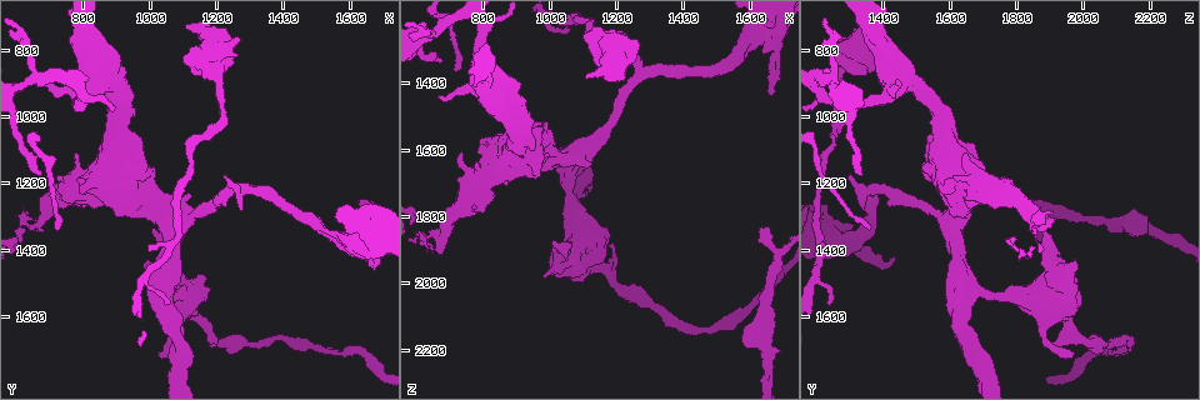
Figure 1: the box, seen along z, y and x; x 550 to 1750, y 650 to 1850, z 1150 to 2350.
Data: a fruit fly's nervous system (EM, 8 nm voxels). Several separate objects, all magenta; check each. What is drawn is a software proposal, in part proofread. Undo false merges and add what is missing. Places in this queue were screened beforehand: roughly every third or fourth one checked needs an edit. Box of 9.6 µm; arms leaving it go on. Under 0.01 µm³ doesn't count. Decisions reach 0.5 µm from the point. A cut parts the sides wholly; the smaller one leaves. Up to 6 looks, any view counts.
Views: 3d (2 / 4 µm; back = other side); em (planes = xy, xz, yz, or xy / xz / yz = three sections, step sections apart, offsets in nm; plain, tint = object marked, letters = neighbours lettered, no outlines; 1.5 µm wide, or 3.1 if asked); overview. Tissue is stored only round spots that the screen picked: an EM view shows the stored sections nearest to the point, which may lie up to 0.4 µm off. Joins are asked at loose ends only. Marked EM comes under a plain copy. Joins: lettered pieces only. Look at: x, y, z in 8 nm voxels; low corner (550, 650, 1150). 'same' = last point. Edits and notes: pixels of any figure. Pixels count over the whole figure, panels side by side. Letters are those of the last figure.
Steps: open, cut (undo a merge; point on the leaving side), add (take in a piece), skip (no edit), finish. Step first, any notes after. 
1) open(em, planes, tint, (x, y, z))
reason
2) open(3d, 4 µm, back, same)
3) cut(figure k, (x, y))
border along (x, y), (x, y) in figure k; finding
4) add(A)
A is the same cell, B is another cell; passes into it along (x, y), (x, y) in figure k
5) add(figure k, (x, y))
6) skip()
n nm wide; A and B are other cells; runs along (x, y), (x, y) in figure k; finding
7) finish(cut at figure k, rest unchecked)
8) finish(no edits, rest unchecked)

open(3d, 4 µm, (1050, 1510, 1650))
three-way junction

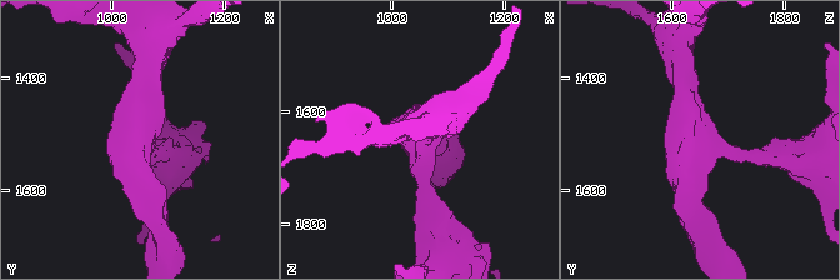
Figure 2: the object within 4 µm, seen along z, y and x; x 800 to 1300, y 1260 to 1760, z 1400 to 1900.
open(em, yz, step 4, letters, (1045, 1515, 1655))
3 arms; arms of 200, 300, 400 nm; shape alone is not enough

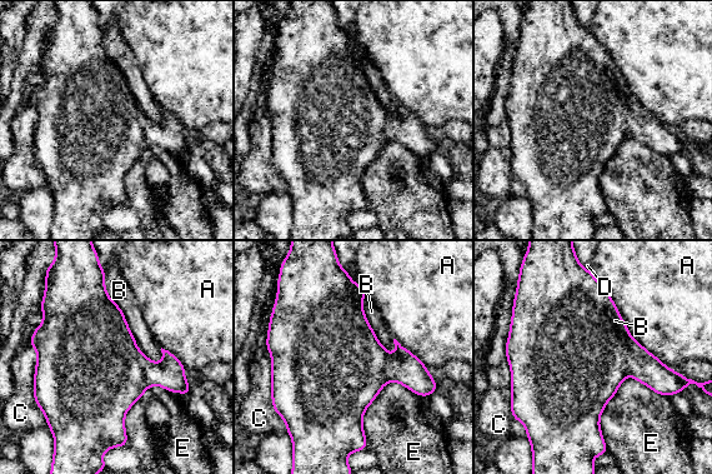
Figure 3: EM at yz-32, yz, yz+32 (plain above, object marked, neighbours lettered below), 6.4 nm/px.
skip()
A, B, C, D and E are other cells; border along (104, 269), (135, 344), (159, 364) in figure 3; one cell here

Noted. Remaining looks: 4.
open(em, planes, letters, (1010, 1330, 1870))
branch stops here

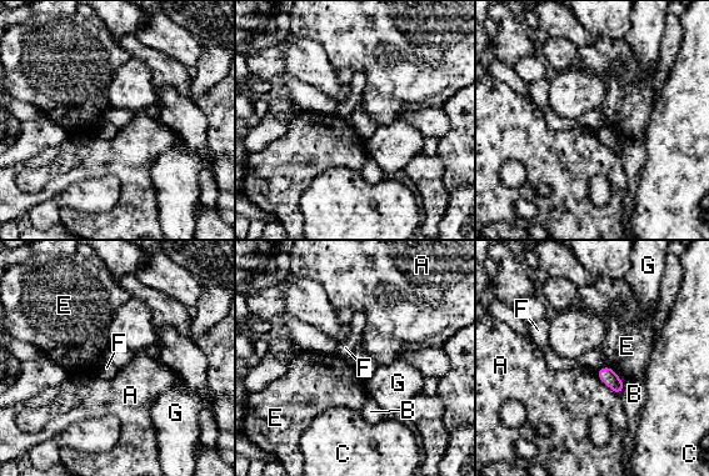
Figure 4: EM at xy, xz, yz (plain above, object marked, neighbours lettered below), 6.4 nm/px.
skip()
A, B, C, E, F and G are other cells; none of them fits

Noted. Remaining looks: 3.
open(em, planes, tint, (1130, 1080, 1250))

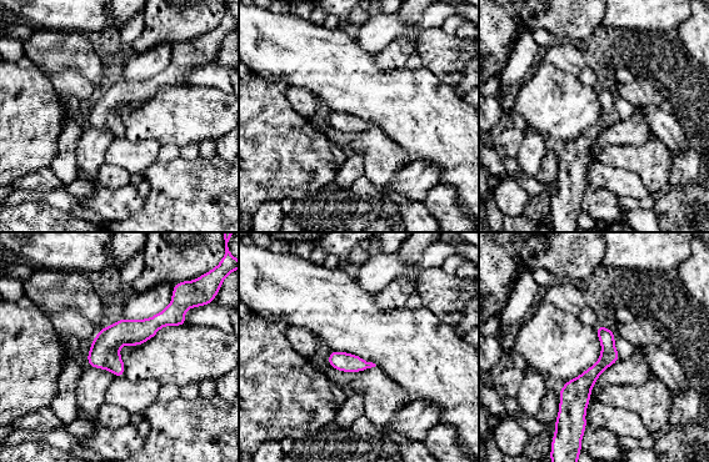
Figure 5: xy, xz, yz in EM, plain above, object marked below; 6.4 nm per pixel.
open(em, planes, letters, same)
what lies round it

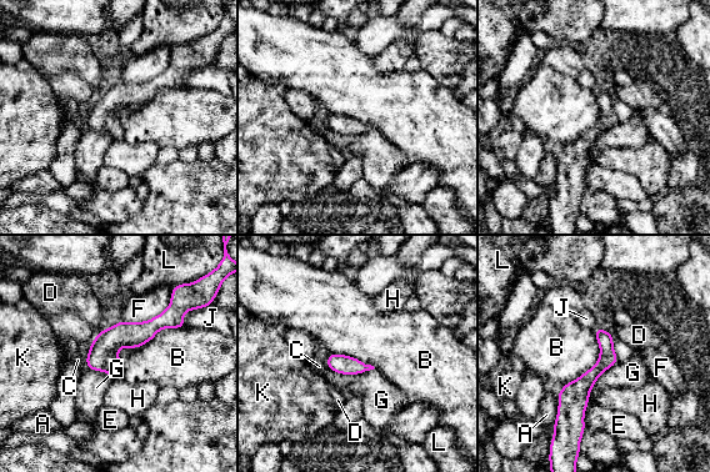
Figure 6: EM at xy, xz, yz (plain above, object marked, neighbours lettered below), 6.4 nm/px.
skip()
110 nm wide; B touches over 550 nm; A, B, C, D, E, F, G, H, J, K and L are other cells; continuous, no second cell

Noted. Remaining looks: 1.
finish(no edits, rest unchecked)

